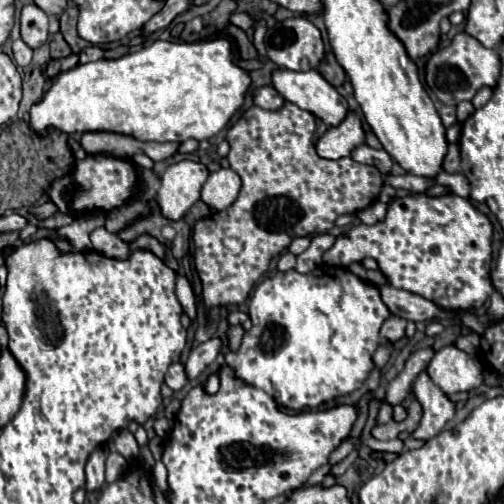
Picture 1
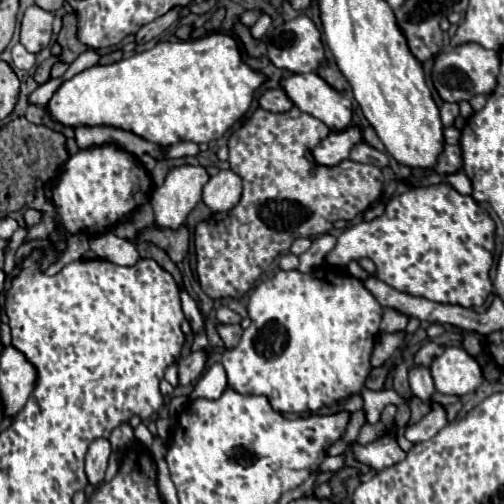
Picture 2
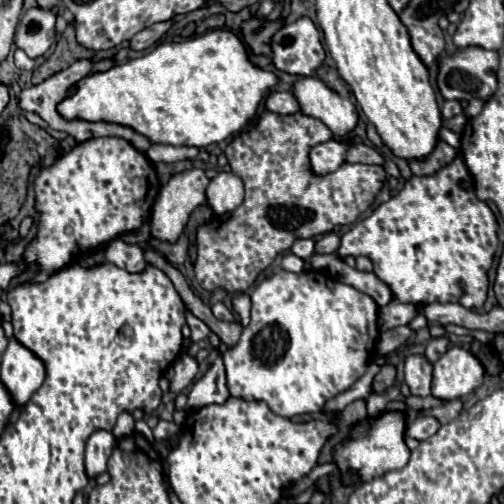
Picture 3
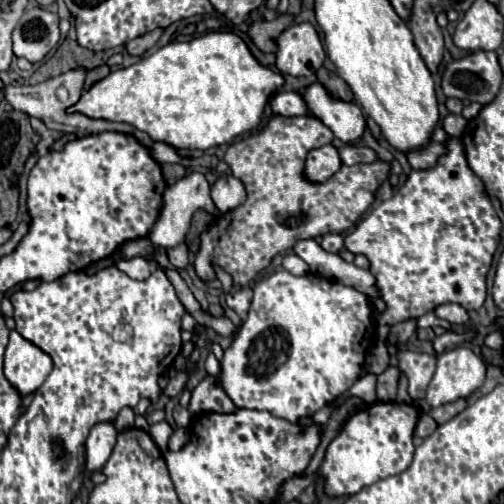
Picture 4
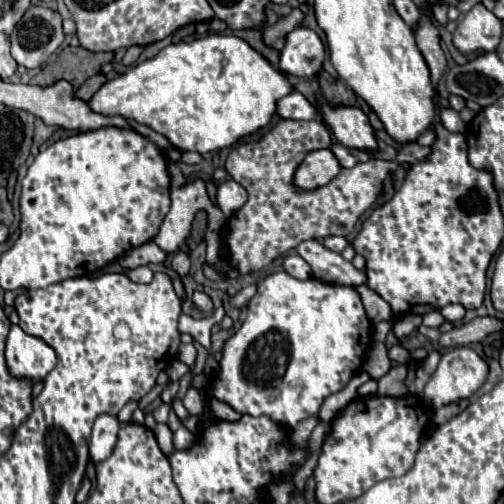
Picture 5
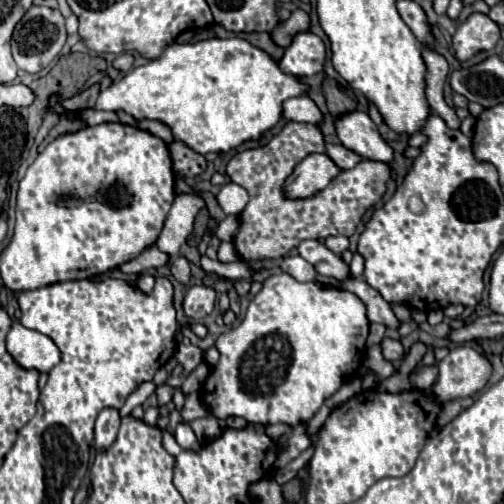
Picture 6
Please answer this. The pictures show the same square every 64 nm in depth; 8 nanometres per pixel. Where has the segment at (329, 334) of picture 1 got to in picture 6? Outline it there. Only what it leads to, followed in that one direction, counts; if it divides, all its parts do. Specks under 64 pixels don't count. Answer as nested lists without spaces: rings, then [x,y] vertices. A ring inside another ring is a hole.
[[[286,272],[274,274],[264,280],[262,290],[252,298],[240,326],[218,338],[220,362],[202,386],[202,400],[216,418],[242,416],[248,422],[288,426],[308,422],[322,402],[356,372],[366,350],[368,326],[366,308],[356,294],[344,288],[324,288],[316,282],[298,282]]]

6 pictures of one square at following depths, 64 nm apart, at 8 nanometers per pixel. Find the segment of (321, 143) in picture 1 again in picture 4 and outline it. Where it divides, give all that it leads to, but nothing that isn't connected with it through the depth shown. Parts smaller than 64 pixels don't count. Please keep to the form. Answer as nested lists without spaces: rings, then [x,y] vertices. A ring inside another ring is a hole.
[[[326,144],[308,152],[304,174],[312,182],[324,182],[330,176],[334,176],[340,170],[340,166],[342,166],[342,160],[340,160],[338,148],[334,148],[332,144]]]

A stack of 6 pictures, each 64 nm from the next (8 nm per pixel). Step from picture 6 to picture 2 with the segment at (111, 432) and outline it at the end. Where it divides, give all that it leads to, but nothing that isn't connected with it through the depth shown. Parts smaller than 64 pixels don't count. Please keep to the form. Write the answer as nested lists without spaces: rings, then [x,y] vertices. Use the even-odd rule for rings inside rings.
[[[94,440],[90,444],[86,454],[86,476],[92,486],[98,486],[104,480],[108,456],[110,456],[108,440]]]

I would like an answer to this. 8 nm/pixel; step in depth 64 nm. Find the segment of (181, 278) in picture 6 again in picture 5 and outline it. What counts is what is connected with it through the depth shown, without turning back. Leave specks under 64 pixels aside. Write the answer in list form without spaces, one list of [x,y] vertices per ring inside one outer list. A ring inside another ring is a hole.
[[[178,250],[176,254],[172,254],[174,258],[172,258],[172,262],[170,262],[170,266],[178,272],[178,276],[184,276],[184,274],[188,274],[188,270],[190,270],[190,258],[188,258],[188,254],[186,252],[182,252],[182,250]]]

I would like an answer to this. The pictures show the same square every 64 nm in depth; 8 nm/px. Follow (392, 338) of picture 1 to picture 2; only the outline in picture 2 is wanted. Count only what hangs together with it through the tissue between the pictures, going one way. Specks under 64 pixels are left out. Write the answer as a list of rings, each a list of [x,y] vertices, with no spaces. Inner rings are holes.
[[[386,308],[384,310],[384,320],[380,324],[380,332],[398,334],[398,332],[404,332],[406,324],[408,324],[408,316],[404,316],[400,312],[392,312],[392,308]]]

